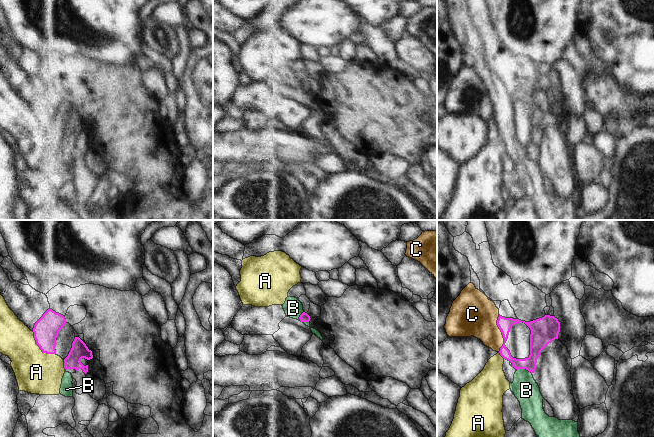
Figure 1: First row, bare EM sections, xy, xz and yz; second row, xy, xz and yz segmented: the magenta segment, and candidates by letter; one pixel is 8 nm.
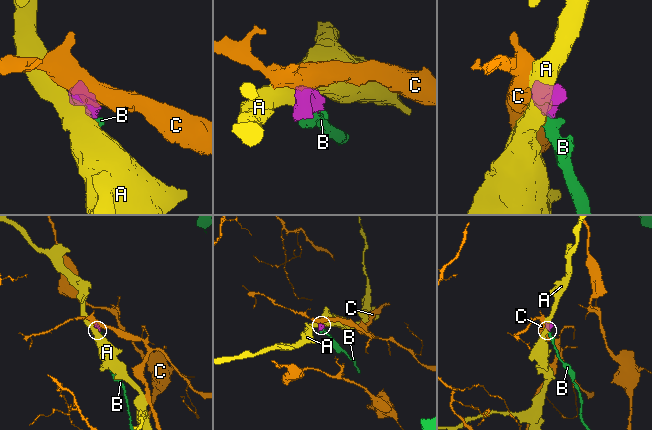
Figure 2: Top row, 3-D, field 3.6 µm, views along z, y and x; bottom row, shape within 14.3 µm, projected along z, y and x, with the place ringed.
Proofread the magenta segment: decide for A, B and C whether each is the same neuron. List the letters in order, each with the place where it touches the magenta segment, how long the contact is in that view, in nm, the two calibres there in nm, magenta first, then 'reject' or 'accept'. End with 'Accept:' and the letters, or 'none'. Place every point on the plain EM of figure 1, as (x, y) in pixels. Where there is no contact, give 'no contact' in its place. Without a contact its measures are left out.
A: contact xy (40, 124); length 260 nm; calibres 200 and 340 nm; reject
B: contact yz (524, 144); length 120 nm; calibres 140 and 200 nm; accept
C: contact yz (502, 109); length 300 nm; calibres 110 and 320 nm; reject
Accept: B

